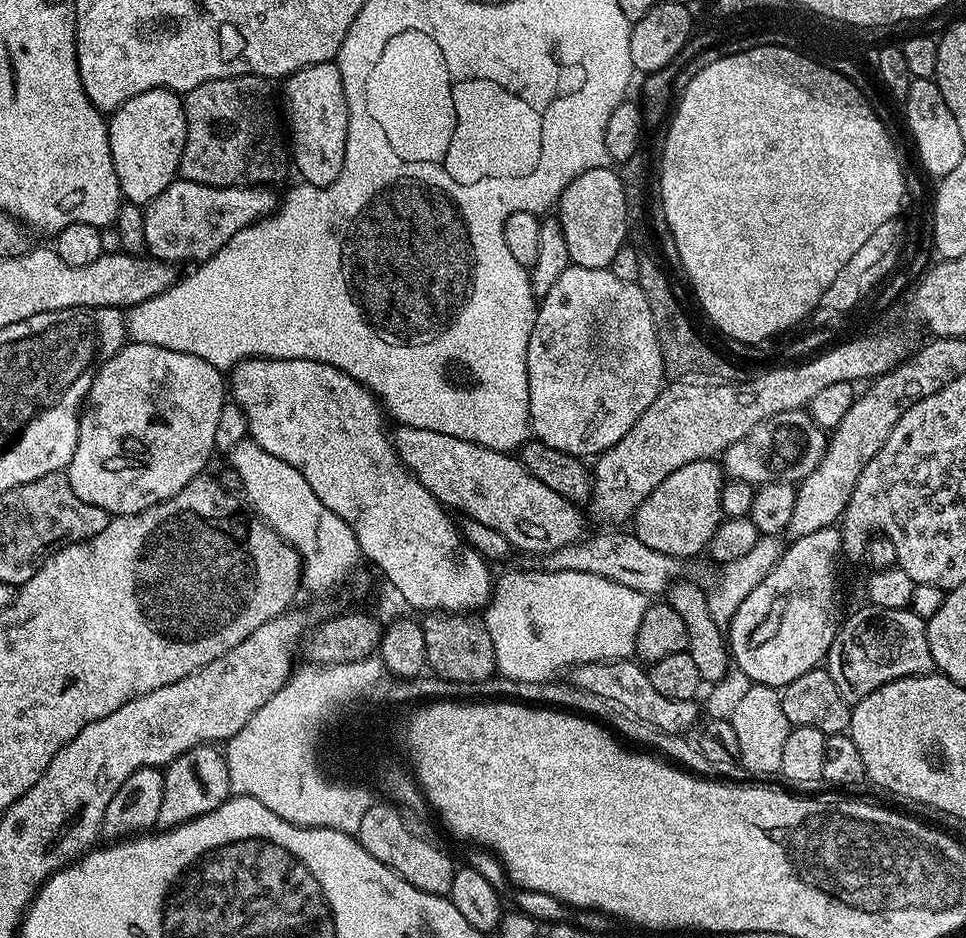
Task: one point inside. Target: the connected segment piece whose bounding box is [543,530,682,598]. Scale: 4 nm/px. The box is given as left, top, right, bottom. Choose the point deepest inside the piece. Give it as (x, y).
(621, 556)

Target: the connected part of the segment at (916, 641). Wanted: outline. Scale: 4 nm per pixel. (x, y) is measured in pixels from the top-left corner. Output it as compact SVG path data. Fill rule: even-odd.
M863 607L857 612L850 613L849 616L847 613L826 657L826 667L830 678L834 678L834 686L838 686L844 699L849 702L866 698L870 694L874 694L874 690L895 680L911 676L927 676L936 668L934 658L930 654L927 623L918 614L914 614L911 607L898 610Z

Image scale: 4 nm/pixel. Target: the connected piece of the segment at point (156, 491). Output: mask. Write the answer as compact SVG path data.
M125 343L124 347L112 355L96 372L94 382L91 383L91 388L81 407L78 442L75 444L74 454L71 456L71 461L66 469L66 475L74 489L74 494L77 494L82 501L106 510L109 515L125 516L126 514L141 512L160 501L165 501L166 498L173 497L193 478L201 475L207 469L205 466L210 456L214 454L215 427L218 426L219 415L226 402L222 376L221 369L206 362L205 359L198 358L197 355L182 354L180 351L150 346L148 343Z

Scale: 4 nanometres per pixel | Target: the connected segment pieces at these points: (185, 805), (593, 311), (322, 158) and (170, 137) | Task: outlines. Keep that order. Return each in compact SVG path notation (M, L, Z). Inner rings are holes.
M200 744L186 754L174 758L163 769L163 774L162 810L158 810L156 824L164 830L177 828L187 820L193 820L222 806L232 792L223 751L212 744Z
M575 266L567 268L562 274L562 278L558 278L558 282L554 282L550 294L546 294L539 301L534 330L530 334L530 342L528 343L531 435L546 446L554 446L554 450L562 450L566 454L581 458L595 458L601 452L605 452L607 448L613 448L629 432L634 426L634 422L638 422L638 418L652 405L654 398L658 398L658 394L665 387L665 384L662 350L654 330L650 302L646 302L646 294L640 288L639 283L622 282L622 278L614 278L614 274L608 268L578 268Z
M335 63L315 64L306 66L302 70L292 73L283 81L284 104L288 107L286 124L292 127L290 132L290 160L300 171L299 179L306 184L313 184L319 188L330 186L338 174L342 174L342 162L346 158L346 138L348 137L348 103L346 90L342 82L342 74L337 70Z
M169 88L146 90L134 98L130 98L121 108L111 113L108 120L108 137L110 138L110 154L114 158L114 174L118 174L120 195L129 204L147 206L166 186L177 179L180 171L182 150L186 146L188 131L186 130L186 114L183 99Z

